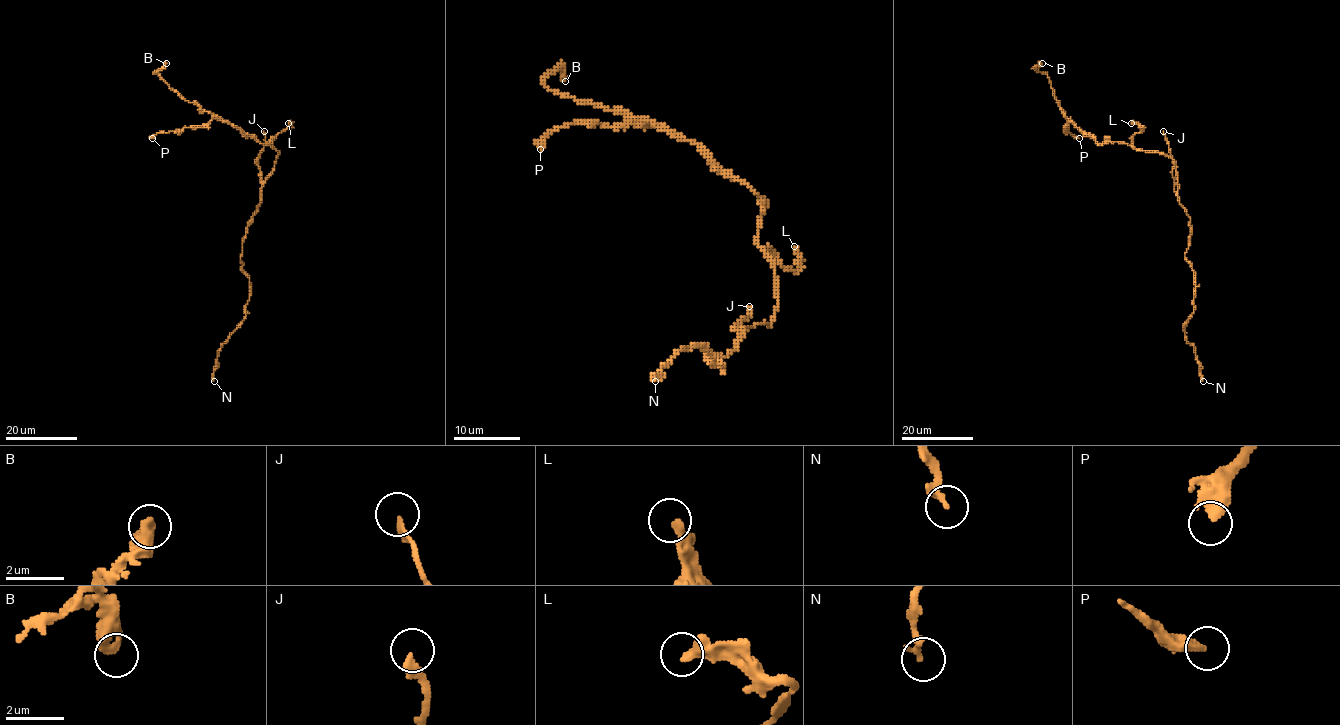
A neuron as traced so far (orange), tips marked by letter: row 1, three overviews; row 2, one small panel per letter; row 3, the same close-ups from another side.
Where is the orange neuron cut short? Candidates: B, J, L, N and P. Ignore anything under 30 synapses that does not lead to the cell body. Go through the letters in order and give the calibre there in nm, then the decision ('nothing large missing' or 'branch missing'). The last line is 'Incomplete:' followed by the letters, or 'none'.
B: calibre 340 nm; nothing large missing
J: calibre 220 nm; branch missing
L: calibre 320 nm; nothing large missing
N: calibre 200 nm; nothing large missing
P: calibre 440 nm; nothing large missing
Incomplete: J

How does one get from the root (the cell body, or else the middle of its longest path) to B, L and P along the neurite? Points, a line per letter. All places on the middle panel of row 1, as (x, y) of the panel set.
B: (769, 324), (777, 281), (757, 241), (760, 199), (695, 143), (544, 83), (555, 69), (565, 81)
L: (769, 324), (777, 309), (777, 281), (774, 261), (764, 249), (785, 268), (799, 271), (800, 261), (794, 246)
P: (769, 324), (777, 281), (757, 241), (760, 199), (695, 143), (632, 123), (574, 121), (540, 149)

